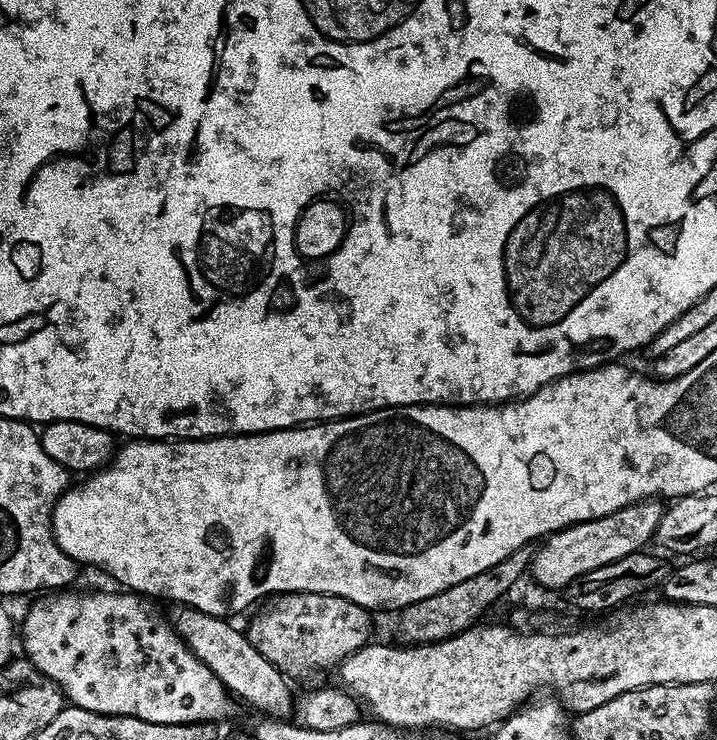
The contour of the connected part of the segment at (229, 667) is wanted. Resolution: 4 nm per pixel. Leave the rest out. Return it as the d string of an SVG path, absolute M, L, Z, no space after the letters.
M183 606L177 607L174 627L176 633L186 642L186 646L222 682L222 686L237 701L245 700L254 708L258 708L259 713L267 714L272 718L288 718L294 712L294 695L292 696L293 685L289 677L278 671L274 662L266 662L258 650L248 641L247 635L240 632L232 625L231 619L222 616L211 616L202 610L194 610Z

